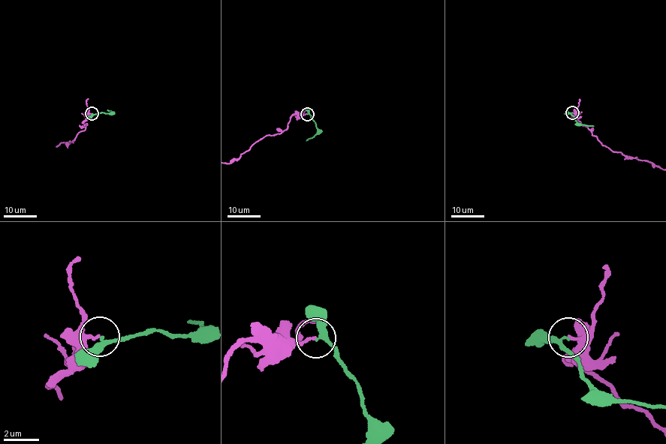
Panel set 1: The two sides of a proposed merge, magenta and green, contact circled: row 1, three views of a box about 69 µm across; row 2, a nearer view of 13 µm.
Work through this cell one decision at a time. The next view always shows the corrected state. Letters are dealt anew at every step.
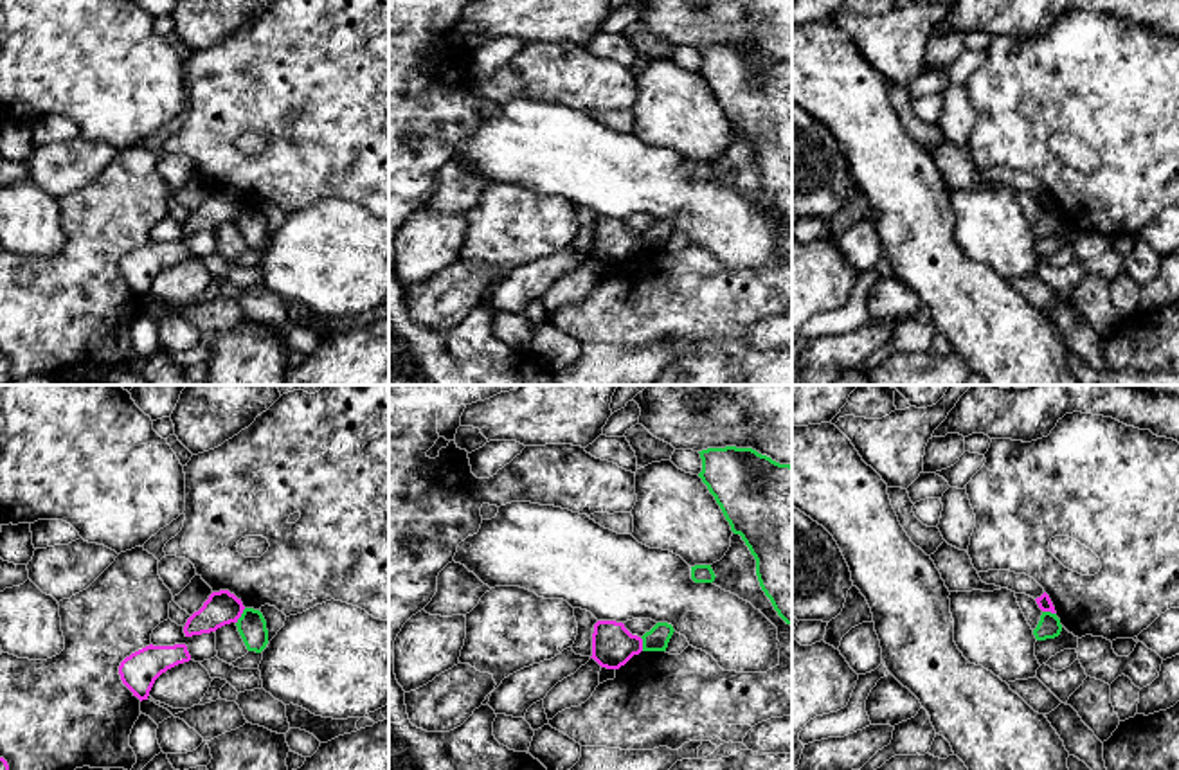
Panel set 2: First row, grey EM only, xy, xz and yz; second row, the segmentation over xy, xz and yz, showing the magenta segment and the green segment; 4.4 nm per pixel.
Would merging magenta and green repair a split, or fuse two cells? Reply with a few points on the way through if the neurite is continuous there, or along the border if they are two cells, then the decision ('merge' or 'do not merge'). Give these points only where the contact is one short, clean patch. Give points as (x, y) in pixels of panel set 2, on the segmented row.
border xy (245, 608), (236, 623); do not merge

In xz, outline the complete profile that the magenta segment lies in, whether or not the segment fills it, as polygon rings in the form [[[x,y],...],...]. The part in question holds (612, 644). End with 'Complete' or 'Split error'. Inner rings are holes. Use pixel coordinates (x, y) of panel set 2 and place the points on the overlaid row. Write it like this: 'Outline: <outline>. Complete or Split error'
Outline: [[[598,621],[592,633],[592,657],[601,667],[619,669],[643,651],[643,639],[632,635],[623,622]]]. Complete

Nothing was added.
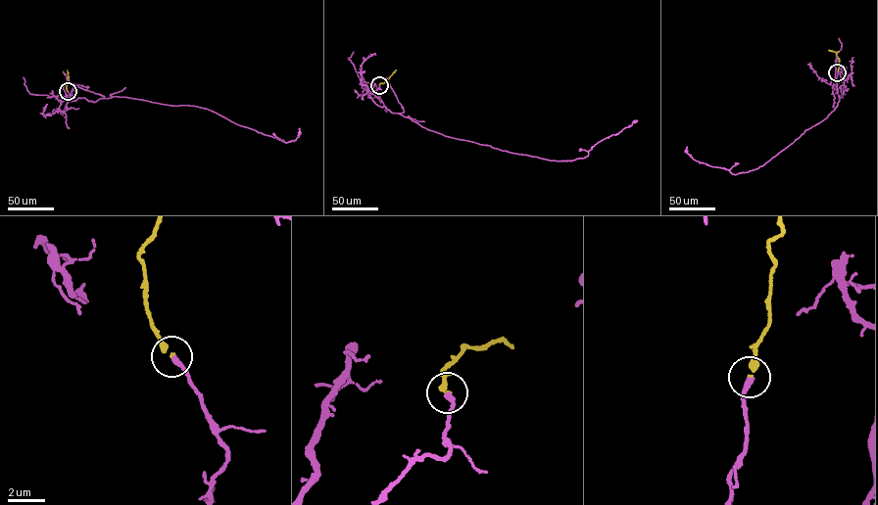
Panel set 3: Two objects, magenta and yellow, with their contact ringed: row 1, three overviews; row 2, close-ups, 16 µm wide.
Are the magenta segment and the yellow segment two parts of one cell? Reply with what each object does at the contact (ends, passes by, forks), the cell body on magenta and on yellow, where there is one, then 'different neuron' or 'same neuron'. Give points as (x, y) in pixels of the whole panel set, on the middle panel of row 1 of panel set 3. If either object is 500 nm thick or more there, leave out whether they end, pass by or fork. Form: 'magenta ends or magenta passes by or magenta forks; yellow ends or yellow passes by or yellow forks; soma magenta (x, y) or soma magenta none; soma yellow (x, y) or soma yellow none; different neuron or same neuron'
magenta ends; yellow ends; soma magenta none; soma yellow none; same neuron

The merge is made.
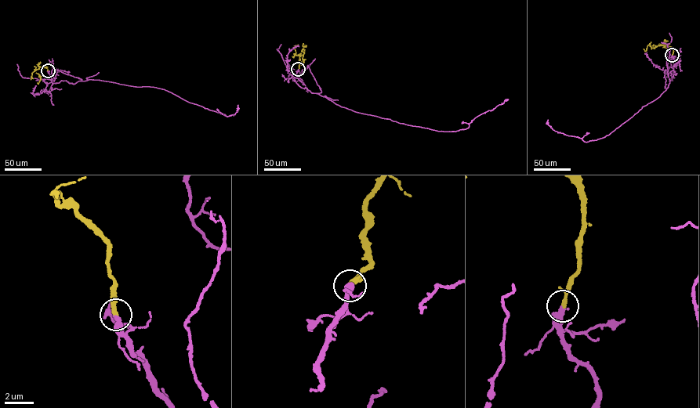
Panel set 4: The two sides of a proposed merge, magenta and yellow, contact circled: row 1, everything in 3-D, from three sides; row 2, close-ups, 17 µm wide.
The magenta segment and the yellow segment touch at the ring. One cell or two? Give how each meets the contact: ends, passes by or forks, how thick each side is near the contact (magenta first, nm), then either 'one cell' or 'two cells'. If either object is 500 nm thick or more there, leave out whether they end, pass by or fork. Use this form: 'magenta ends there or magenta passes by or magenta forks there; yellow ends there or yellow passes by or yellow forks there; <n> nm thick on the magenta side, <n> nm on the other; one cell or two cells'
magenta ends there; yellow ends there; 480 nm thick on the magenta side, 240 nm on the other; one cell

